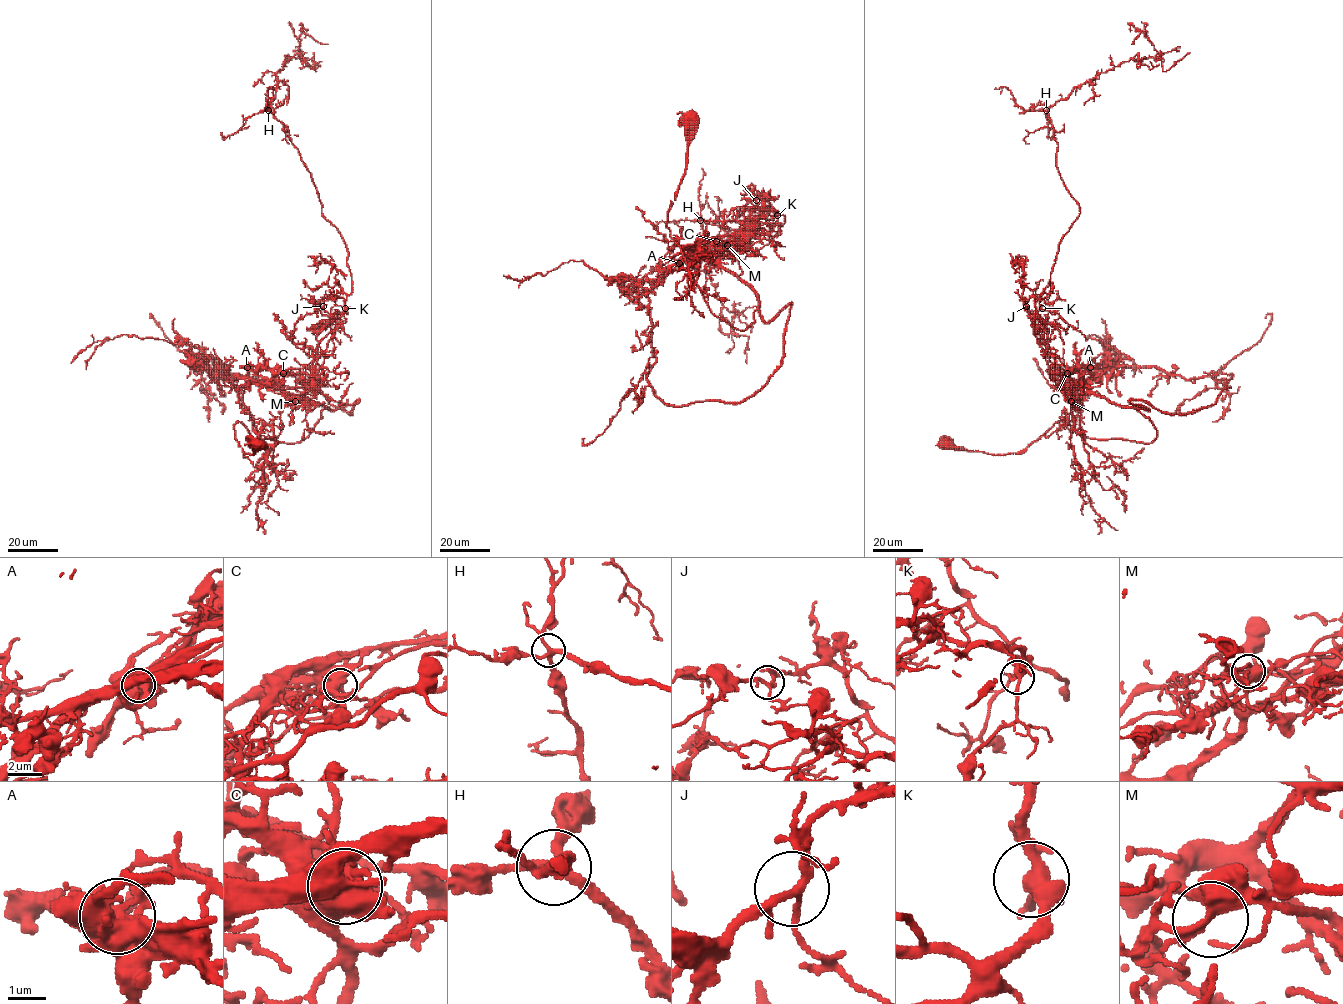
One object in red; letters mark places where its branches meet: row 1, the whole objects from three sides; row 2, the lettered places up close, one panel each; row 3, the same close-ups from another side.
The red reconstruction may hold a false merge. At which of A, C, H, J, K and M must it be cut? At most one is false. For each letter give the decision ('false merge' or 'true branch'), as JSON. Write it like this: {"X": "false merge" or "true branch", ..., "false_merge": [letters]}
{"A": "false merge", "C": "true branch", "H": "true branch", "J": "true branch", "K": "true branch", "M": "true branch", "false_merge": ["A"]}

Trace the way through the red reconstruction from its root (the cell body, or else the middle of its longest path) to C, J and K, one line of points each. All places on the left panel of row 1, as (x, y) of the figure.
C: (256, 447), (252, 455), (239, 447), (238, 421), (255, 439), (298, 442), (325, 408), (269, 387), (283, 373)
J: (256, 447), (239, 447), (238, 421), (298, 442), (321, 418), (287, 392), (307, 388), (323, 306)
K: (256, 447), (239, 447), (238, 421), (298, 442), (321, 418), (287, 392), (318, 383), (345, 308)

